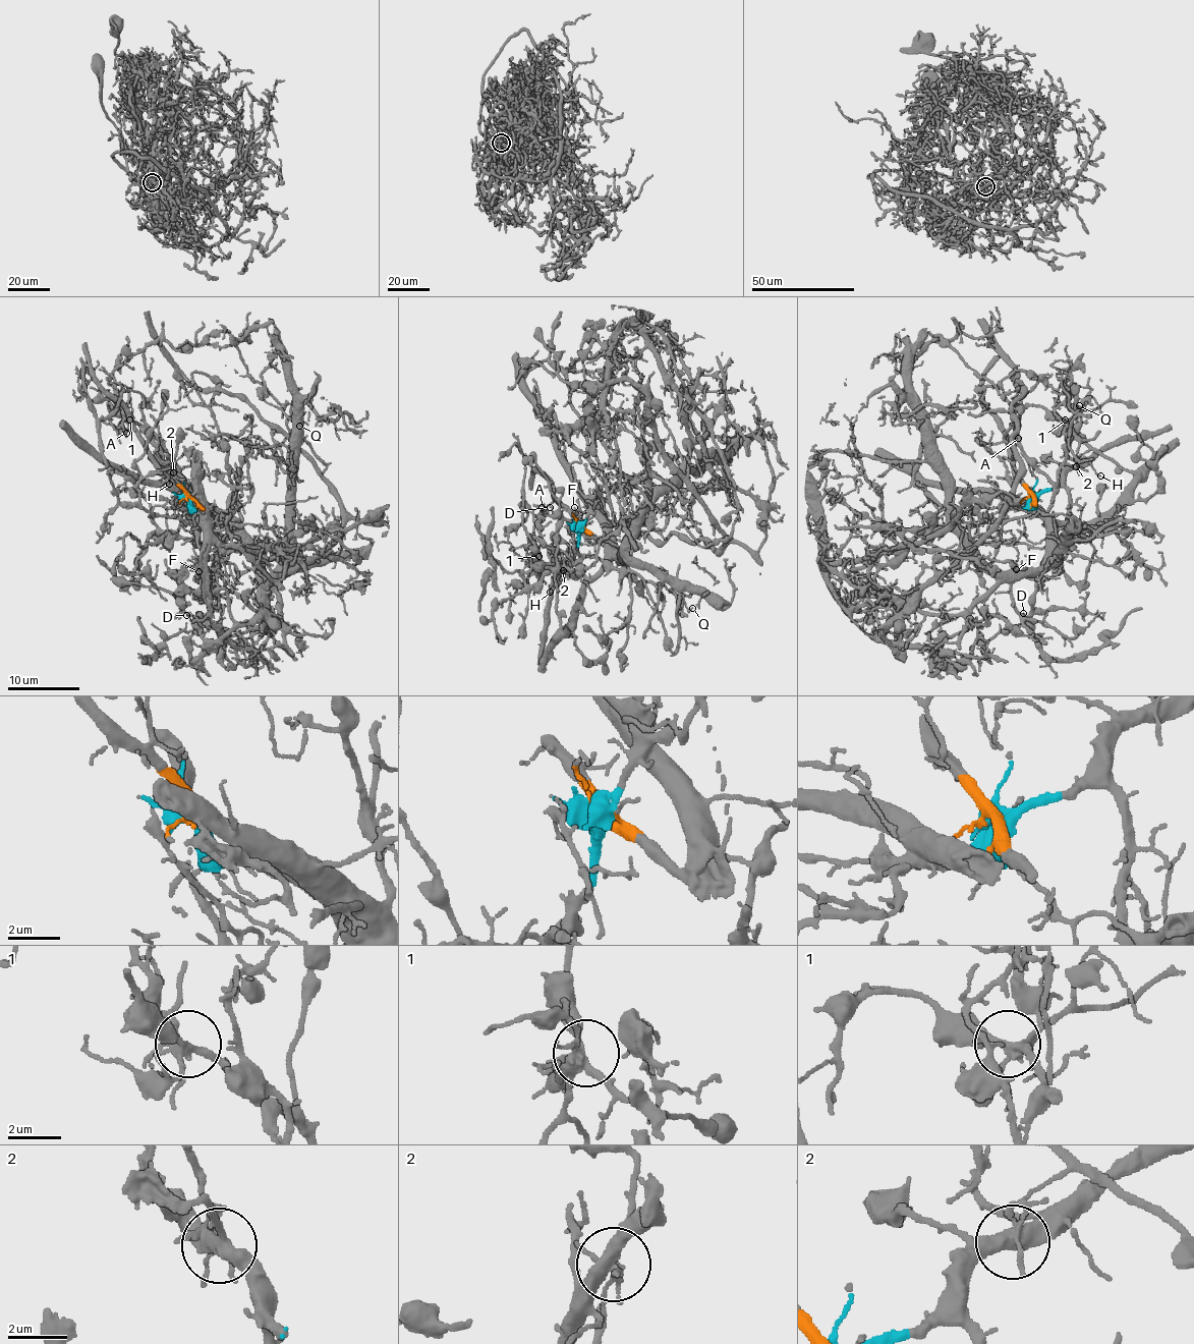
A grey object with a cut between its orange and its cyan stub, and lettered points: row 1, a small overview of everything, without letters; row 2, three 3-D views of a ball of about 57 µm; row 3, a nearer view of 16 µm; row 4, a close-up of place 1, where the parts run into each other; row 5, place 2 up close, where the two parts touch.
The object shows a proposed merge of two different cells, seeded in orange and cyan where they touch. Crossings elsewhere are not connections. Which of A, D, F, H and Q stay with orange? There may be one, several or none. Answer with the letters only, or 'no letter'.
A, D, Q

